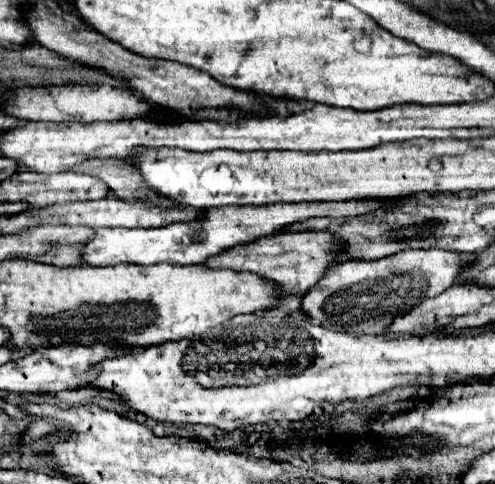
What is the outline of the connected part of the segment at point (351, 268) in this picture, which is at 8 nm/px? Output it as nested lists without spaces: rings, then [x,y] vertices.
[[[444,249],[404,251],[376,261],[338,261],[326,269],[318,285],[302,297],[302,313],[328,329],[346,331],[350,335],[380,333],[398,313],[406,313],[424,299],[448,289],[464,267],[466,259]]]

